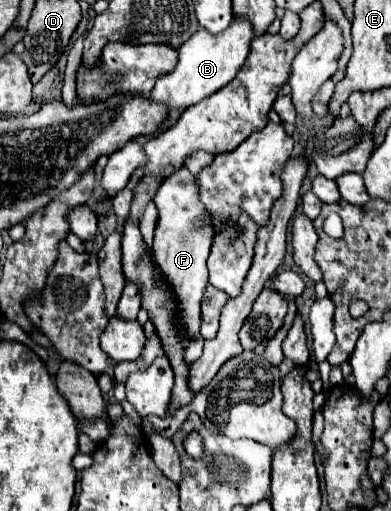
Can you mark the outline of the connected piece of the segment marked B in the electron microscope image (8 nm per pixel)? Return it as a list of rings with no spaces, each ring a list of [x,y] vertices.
[[[234,19],[230,27],[226,27],[226,31],[218,35],[210,35],[210,31],[206,29],[198,29],[196,35],[192,35],[178,49],[180,59],[178,59],[176,69],[168,75],[162,75],[156,81],[156,87],[152,89],[150,99],[164,103],[168,109],[172,107],[188,109],[190,105],[196,105],[204,97],[216,93],[220,87],[226,87],[236,77],[236,73],[240,71],[240,67],[244,65],[248,57],[250,41],[252,41],[250,23],[246,23],[244,19]]]

